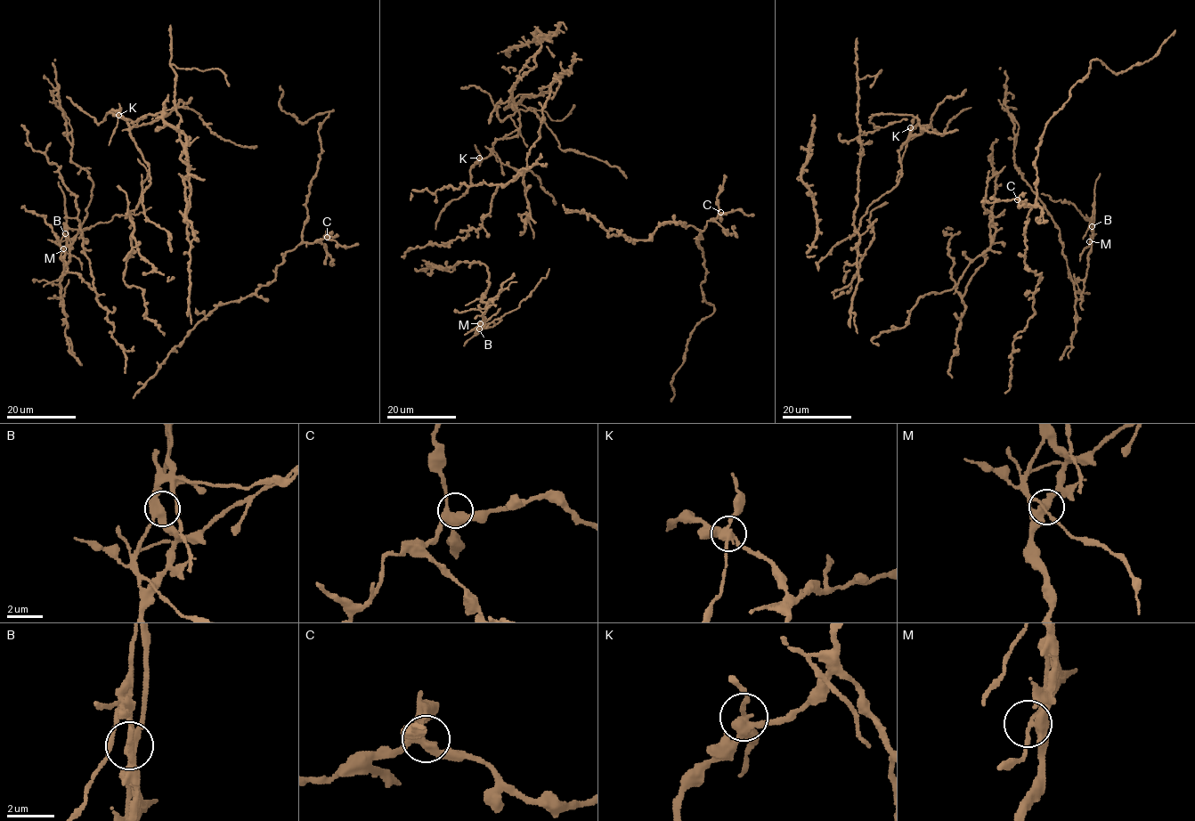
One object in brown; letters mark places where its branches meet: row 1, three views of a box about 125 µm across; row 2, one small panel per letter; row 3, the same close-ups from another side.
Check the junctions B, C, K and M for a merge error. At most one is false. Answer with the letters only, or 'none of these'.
K

